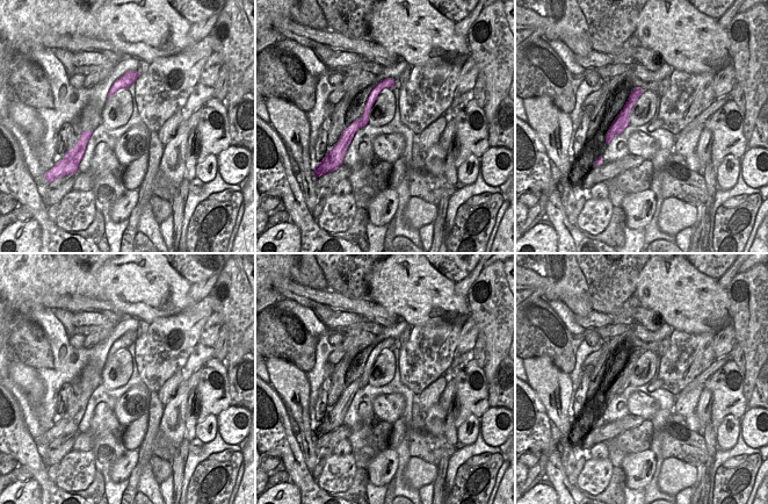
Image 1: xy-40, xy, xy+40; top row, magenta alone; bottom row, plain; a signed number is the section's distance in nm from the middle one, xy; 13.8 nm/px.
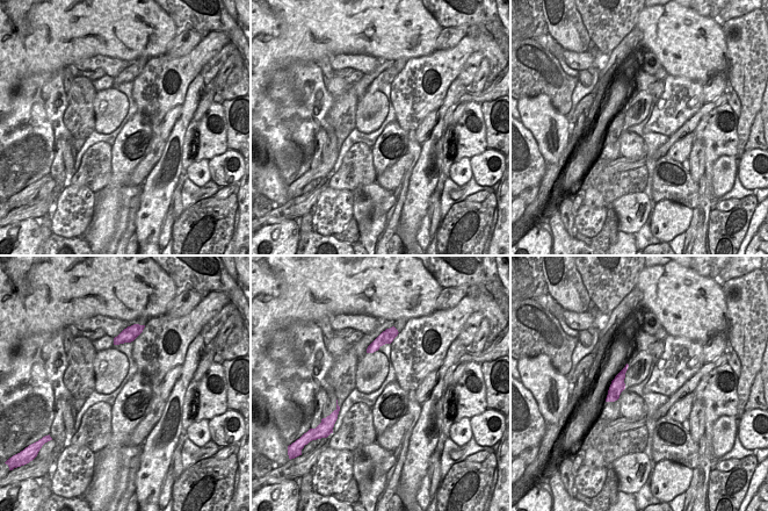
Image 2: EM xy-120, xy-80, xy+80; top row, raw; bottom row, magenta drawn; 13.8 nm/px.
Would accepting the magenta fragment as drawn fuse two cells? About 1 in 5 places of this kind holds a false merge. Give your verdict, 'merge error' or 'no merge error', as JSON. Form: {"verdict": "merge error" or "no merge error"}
{"verdict": "merge error"}

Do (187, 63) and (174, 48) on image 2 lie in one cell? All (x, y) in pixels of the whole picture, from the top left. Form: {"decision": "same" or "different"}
{"decision": "different"}

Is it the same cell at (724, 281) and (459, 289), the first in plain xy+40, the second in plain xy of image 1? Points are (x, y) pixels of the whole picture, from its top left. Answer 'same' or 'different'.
same

